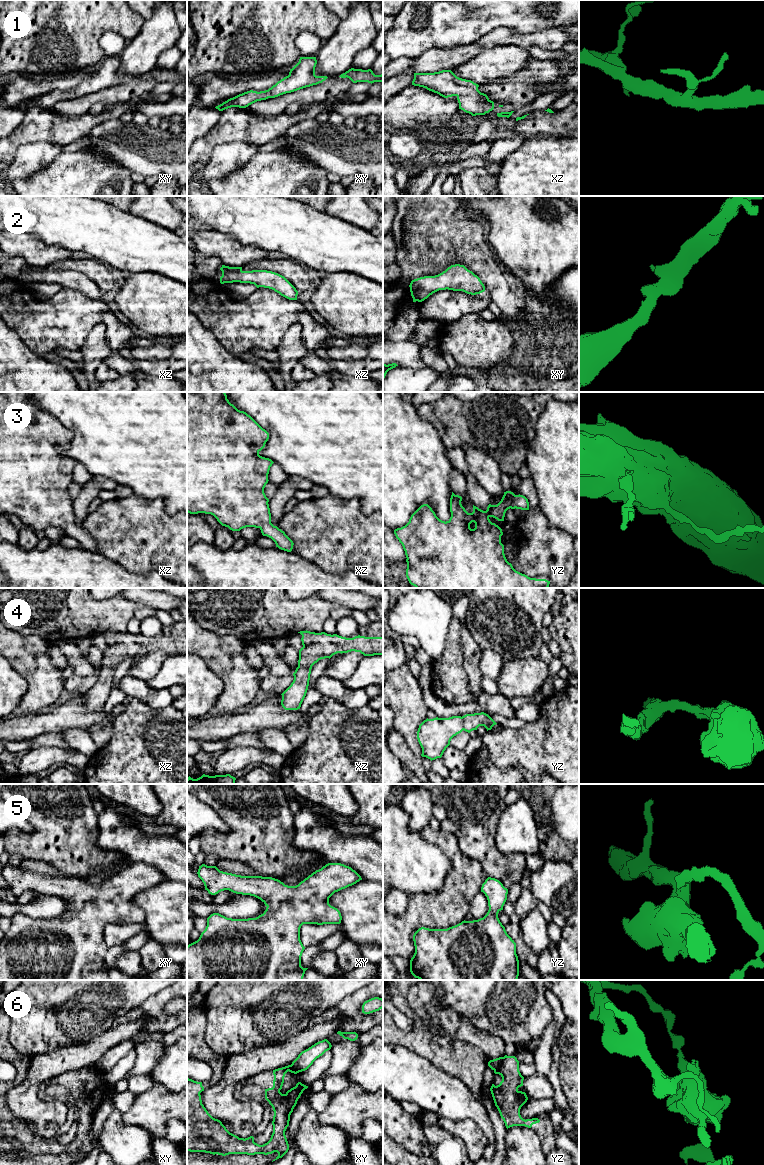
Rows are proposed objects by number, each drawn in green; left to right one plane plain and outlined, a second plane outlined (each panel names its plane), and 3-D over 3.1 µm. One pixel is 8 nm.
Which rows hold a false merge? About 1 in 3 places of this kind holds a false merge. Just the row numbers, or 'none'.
6

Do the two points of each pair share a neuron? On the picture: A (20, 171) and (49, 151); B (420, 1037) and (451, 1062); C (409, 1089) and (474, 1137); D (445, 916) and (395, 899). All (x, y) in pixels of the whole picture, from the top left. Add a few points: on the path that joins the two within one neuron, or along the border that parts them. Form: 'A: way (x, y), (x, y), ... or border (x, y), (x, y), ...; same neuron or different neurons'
A: way (27, 164), (33, 158), (42, 154); same neuron
B: way (428, 1045), (438, 1055), (443, 1056); same neuron
C: border (427, 1110), (440, 1113), (454, 1120), (472, 1120); different neurons
D: border (408, 895), (406, 909), (402, 913), (394, 915); different neurons

